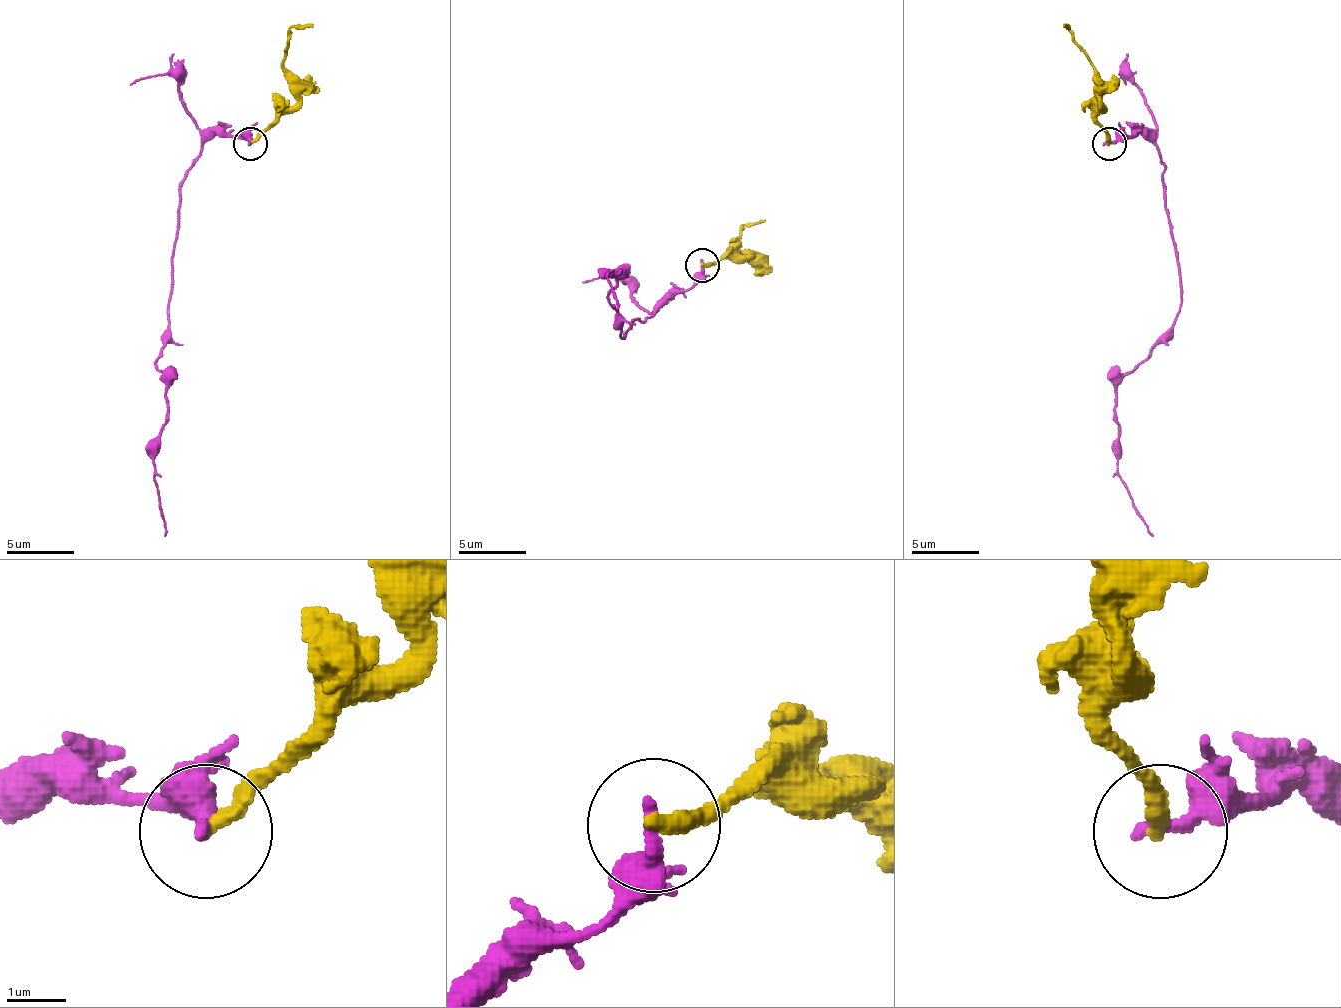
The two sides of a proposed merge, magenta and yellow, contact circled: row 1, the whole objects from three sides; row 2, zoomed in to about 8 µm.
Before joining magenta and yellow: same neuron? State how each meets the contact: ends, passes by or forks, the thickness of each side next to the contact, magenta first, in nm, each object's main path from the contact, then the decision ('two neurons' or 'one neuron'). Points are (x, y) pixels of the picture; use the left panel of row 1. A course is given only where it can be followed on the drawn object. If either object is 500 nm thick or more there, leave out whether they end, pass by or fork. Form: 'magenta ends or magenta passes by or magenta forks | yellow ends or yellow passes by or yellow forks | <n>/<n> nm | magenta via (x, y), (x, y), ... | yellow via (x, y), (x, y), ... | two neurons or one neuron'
magenta ends | yellow ends | 300/280 nm | magenta via (249, 143), (235, 136), (212, 136), (181, 183), (168, 332), (158, 369), (168, 406), (154, 477), (165, 535) | yellow via (249, 143), (293, 95), (293, 75), (283, 65), (283, 48), (296, 28), (313, 24) | two neurons

